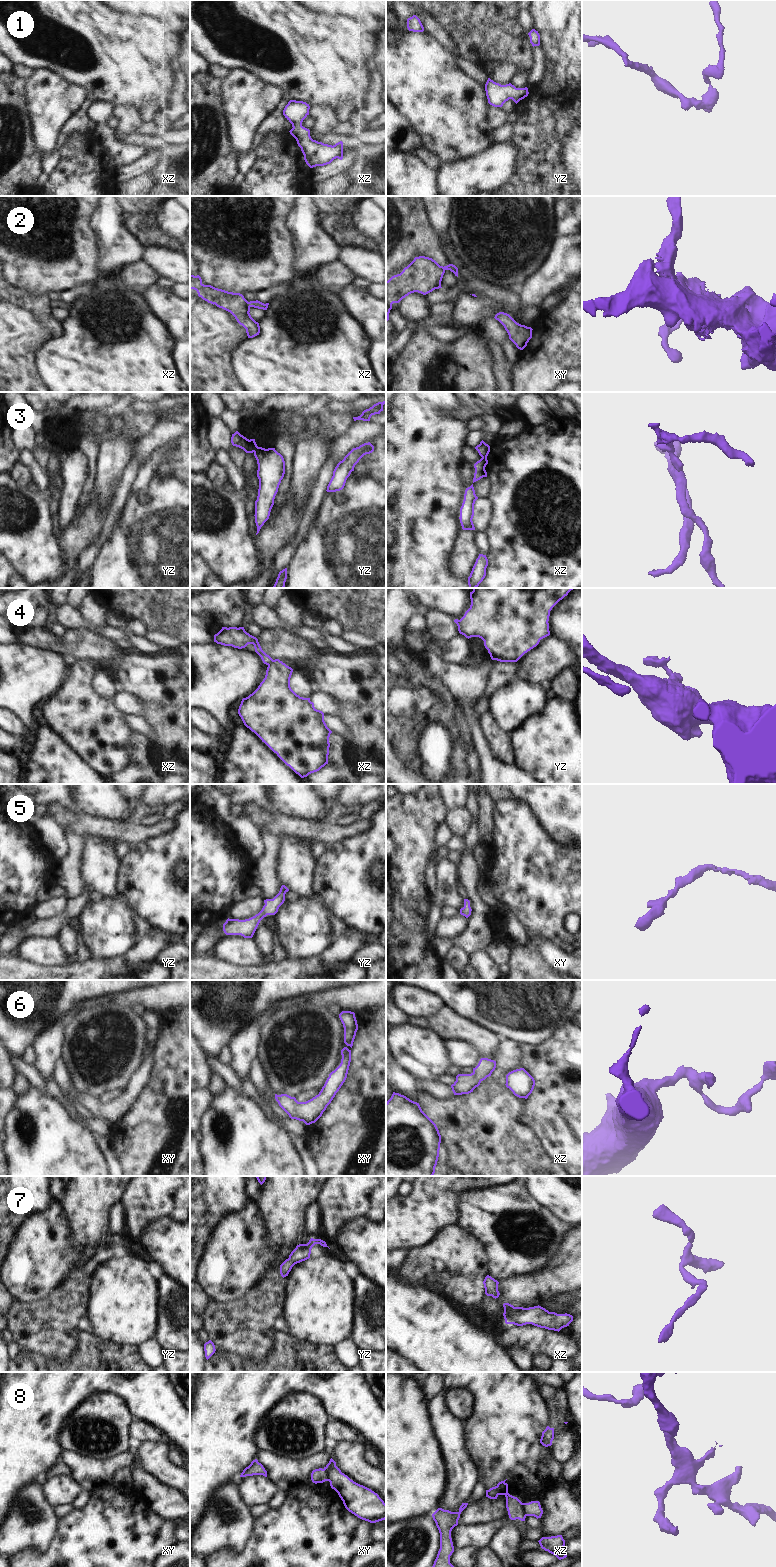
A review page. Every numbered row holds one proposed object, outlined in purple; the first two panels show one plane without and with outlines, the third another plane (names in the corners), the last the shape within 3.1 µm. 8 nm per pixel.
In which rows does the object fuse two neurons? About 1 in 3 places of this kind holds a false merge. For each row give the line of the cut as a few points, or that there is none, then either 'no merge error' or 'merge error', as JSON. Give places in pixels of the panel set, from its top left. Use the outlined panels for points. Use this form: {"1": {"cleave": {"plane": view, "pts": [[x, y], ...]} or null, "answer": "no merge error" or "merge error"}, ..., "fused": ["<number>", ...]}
{"1": {"cleave": null, "answer": "no merge error"}, "2": {"cleave": {"plane": "xz", "pts": [[248, 302], [250, 306]]}, "answer": "merge error"}, "3": {"cleave": {"plane": "yz", "pts": [[257, 446], [253, 451]]}, "answer": "merge error"}, "4": {"cleave": {"plane": "xz", "pts": [[273, 660], [268, 665]]}, "answer": "merge error"}, "5": {"cleave": null, "answer": "no merge error"}, "6": {"cleave": null, "answer": "no merge error"}, "7": {"cleave": null, "answer": "no merge error"}, "8": {"cleave": {"plane": "xz", "pts": [[522, 1503], [525, 1516]]}, "answer": "merge error"}, "fused": ["2", "3", "4", "8"]}

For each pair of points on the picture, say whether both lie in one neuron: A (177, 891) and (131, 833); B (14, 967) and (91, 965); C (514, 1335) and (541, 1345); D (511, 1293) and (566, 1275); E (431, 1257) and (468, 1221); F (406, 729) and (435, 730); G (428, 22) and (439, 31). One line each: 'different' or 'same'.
A: different
B: same
C: same
D: same
E: different
F: different
G: same

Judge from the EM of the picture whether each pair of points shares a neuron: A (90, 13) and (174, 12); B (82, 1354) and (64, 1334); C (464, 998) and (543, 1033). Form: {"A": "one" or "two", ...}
{"A": "two", "B": "two", "C": "one"}

